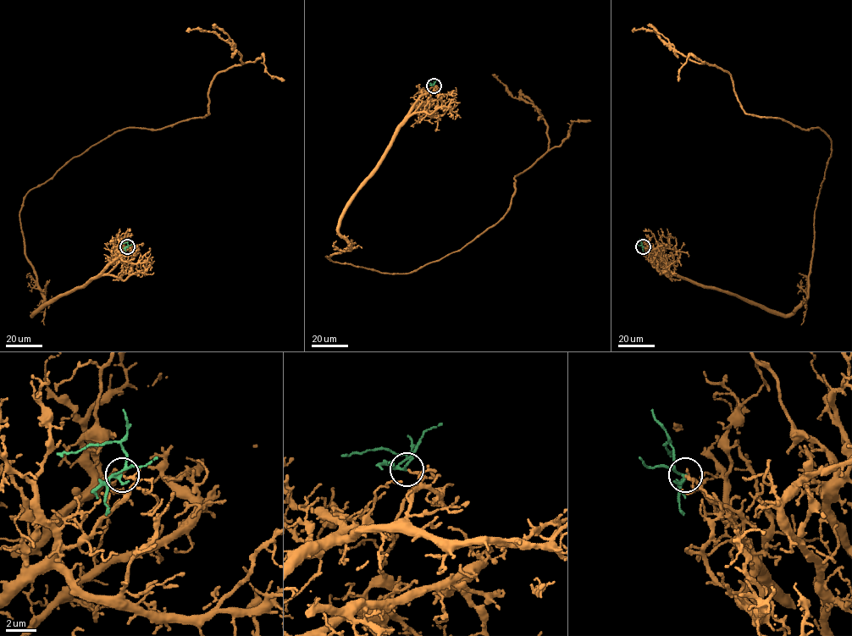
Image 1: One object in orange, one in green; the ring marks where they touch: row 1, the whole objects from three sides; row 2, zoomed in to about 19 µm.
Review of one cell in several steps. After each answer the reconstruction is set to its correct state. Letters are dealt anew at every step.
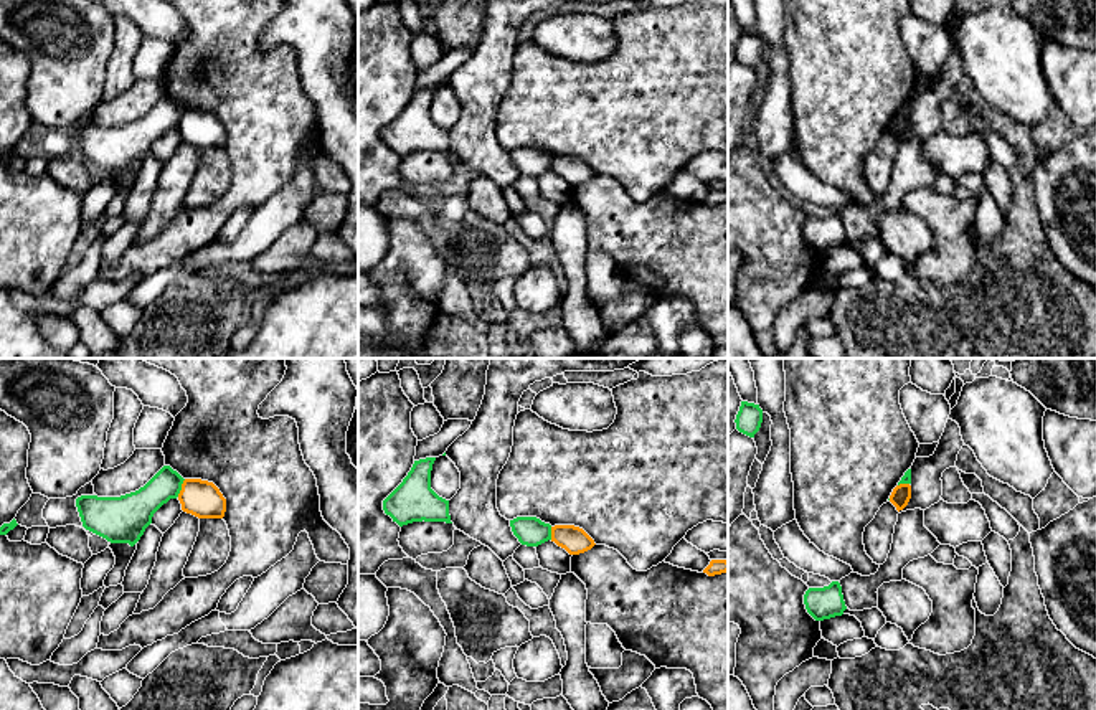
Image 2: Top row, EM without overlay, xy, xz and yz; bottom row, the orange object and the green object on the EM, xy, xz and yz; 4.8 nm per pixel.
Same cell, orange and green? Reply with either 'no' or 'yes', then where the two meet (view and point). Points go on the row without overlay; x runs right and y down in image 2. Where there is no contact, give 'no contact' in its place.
no | xy (182, 118)

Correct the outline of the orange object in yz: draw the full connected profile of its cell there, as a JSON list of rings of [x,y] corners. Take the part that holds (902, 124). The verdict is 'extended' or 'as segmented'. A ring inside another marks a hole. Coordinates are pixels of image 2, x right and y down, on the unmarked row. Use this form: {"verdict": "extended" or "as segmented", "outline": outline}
{"verdict": "as segmented", "outline": [[[900,114],[893,119],[890,125],[890,132],[896,137],[896,140],[903,140],[911,129],[911,116],[909,114]]]}

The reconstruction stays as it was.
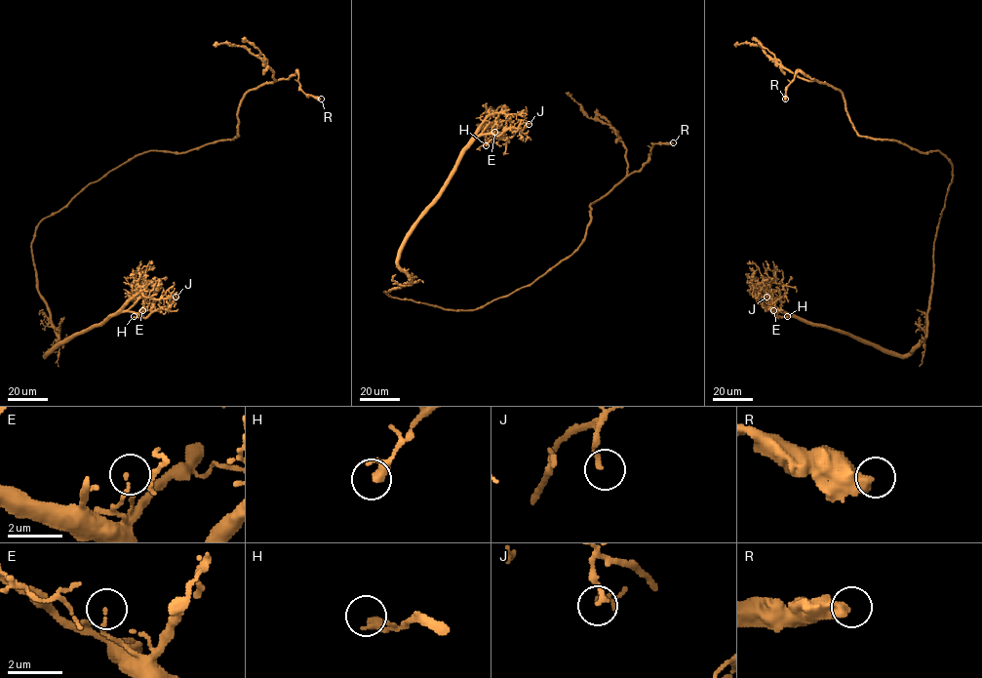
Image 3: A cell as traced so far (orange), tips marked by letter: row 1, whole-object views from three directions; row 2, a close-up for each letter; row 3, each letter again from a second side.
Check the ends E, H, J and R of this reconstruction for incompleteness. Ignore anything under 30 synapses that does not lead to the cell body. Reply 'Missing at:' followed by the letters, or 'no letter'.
Missing at: no letter

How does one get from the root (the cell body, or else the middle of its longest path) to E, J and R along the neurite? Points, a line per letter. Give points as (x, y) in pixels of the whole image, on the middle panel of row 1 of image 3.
E: (423, 303), (384, 292), (411, 282), (397, 263), (404, 238), (439, 193), (458, 156), (479, 136), (494, 132)
J: (423, 303), (384, 292), (411, 282), (397, 263), (407, 233), (479, 136), (529, 124)
R: (423, 303), (475, 310), (530, 286), (579, 245), (592, 203), (637, 172), (652, 144), (673, 142)

